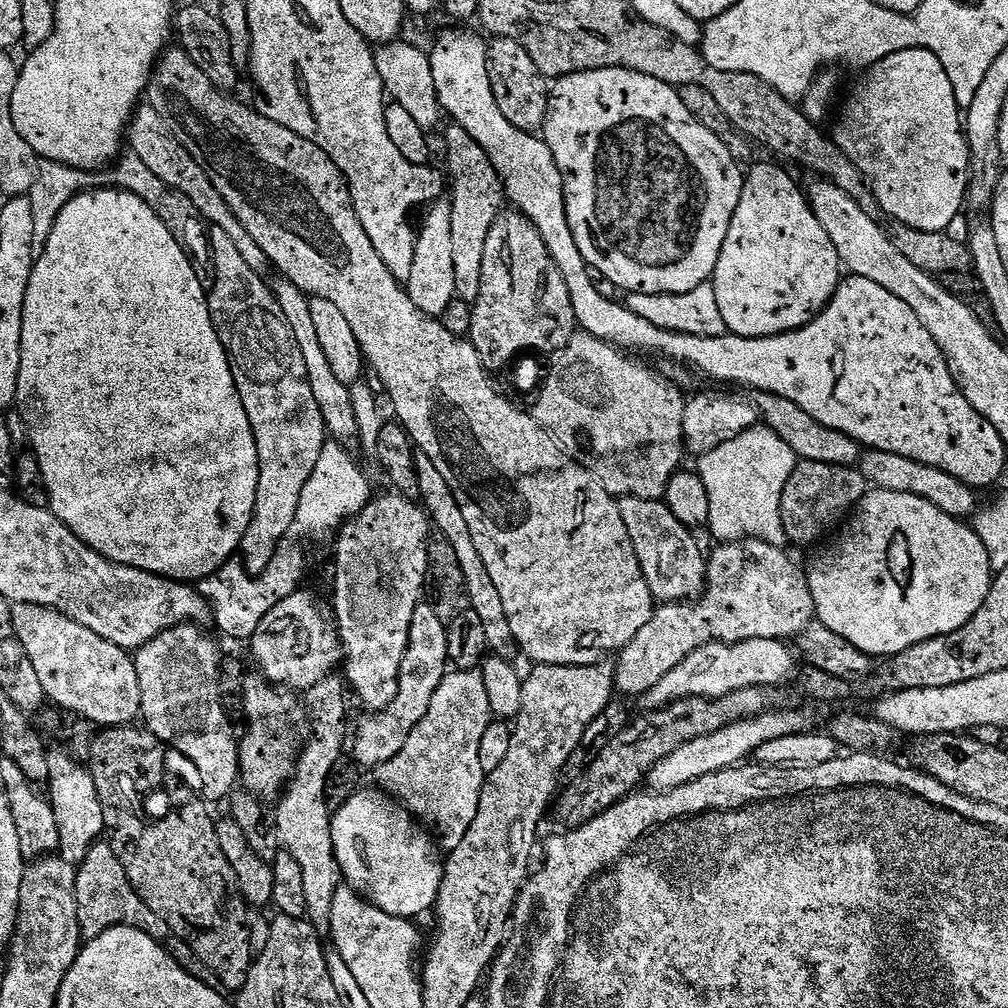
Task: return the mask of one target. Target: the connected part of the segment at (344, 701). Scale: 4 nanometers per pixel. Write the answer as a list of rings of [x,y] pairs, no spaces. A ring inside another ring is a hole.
[[[333,674],[327,676],[322,682],[318,682],[318,686],[314,686],[308,693],[306,693],[306,720],[312,723],[312,733],[307,733],[306,739],[303,741],[302,747],[298,753],[298,759],[296,761],[296,773],[293,774],[292,779],[288,781],[282,795],[279,797],[276,812],[274,808],[274,819],[276,822],[276,829],[280,831],[280,843],[282,845],[283,851],[289,852],[294,858],[294,862],[298,862],[298,867],[302,869],[302,891],[306,894],[306,910],[308,915],[307,920],[310,921],[312,925],[315,926],[317,932],[321,934],[328,934],[332,931],[332,911],[334,910],[334,894],[342,886],[342,877],[340,874],[340,867],[338,866],[338,858],[334,854],[334,842],[332,841],[332,816],[330,815],[330,809],[328,803],[326,802],[326,778],[330,778],[330,770],[334,767],[334,762],[338,762],[346,752],[346,745],[350,740],[350,728],[348,732],[348,696],[350,700],[350,689],[346,683],[345,677],[340,674]]]

